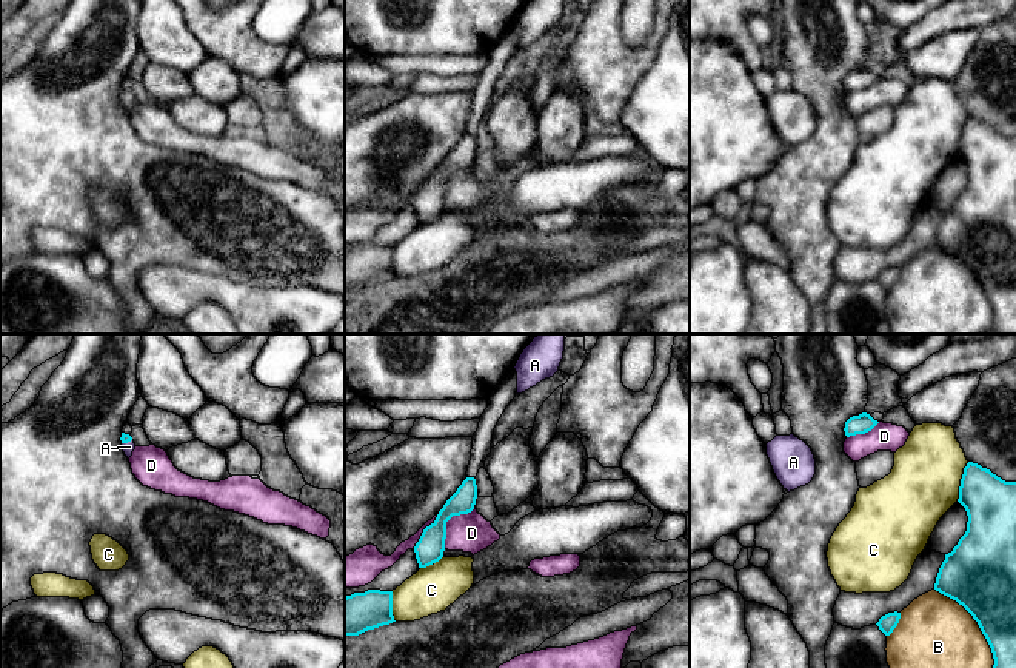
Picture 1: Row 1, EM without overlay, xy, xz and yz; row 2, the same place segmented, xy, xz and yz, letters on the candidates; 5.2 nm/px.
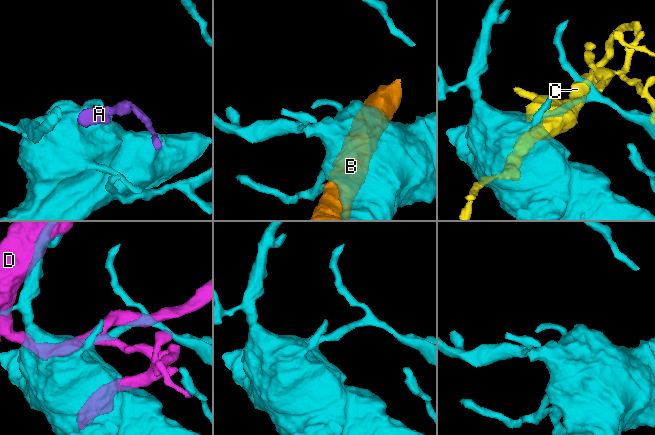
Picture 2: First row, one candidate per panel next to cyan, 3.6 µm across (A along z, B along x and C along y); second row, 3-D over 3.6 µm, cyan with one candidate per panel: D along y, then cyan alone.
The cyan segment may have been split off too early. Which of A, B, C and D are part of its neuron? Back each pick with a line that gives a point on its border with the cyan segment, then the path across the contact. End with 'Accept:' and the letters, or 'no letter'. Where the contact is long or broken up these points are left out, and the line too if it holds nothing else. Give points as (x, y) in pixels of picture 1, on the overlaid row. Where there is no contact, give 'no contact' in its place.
A: contact xy (126, 442); way xy (125, 437), (126, 442), (130, 447)
Accept: A

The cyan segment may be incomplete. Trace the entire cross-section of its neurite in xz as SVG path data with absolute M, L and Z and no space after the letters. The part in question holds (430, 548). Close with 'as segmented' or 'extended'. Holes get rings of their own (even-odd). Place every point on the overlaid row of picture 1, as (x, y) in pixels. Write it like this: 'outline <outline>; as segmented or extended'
outline M466 477L457 491L446 500L436 520L426 526L414 546L419 568L426 568L443 557L446 522L453 516L468 514L474 509L477 485L474 477Z; as segmented

